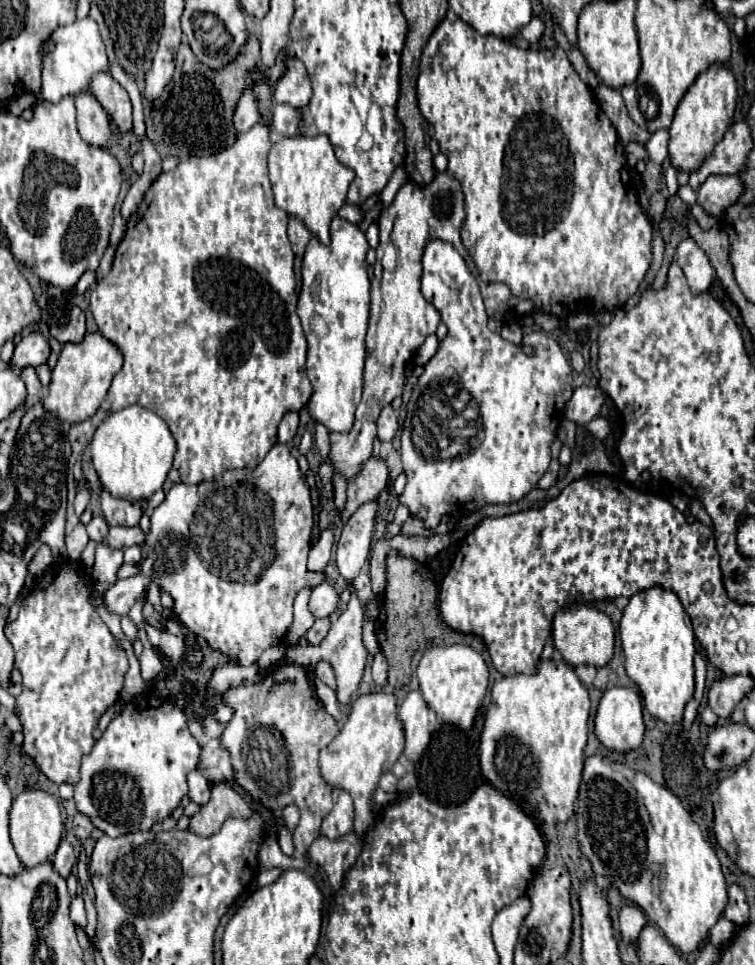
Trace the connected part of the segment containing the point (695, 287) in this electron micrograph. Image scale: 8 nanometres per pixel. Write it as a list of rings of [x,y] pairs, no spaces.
[[[685,236],[677,246],[673,262],[685,272],[693,294],[709,290],[713,282],[713,268],[707,260],[707,254],[689,236]]]

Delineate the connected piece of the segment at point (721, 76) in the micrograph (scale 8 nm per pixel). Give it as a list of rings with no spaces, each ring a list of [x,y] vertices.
[[[713,64],[707,72],[699,74],[693,86],[681,98],[673,124],[669,126],[669,158],[675,168],[695,172],[703,160],[713,152],[715,144],[723,138],[731,124],[731,116],[737,102],[737,84],[729,68]]]

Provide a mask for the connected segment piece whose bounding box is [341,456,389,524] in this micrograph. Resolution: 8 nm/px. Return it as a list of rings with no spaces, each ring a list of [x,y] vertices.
[[[371,456],[361,464],[357,476],[353,476],[347,482],[347,508],[341,514],[341,524],[347,522],[351,512],[355,512],[359,504],[365,504],[367,500],[375,500],[381,494],[381,490],[387,486],[387,476],[389,470],[383,458]]]

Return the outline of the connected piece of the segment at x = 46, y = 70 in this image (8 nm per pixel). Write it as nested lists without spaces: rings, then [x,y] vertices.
[[[91,18],[75,20],[71,24],[59,26],[49,36],[53,48],[47,50],[47,46],[41,46],[43,56],[43,88],[41,98],[47,102],[59,102],[63,96],[75,96],[75,92],[83,92],[89,88],[91,78],[97,72],[107,70],[107,54],[105,46],[99,36],[99,28]]]

